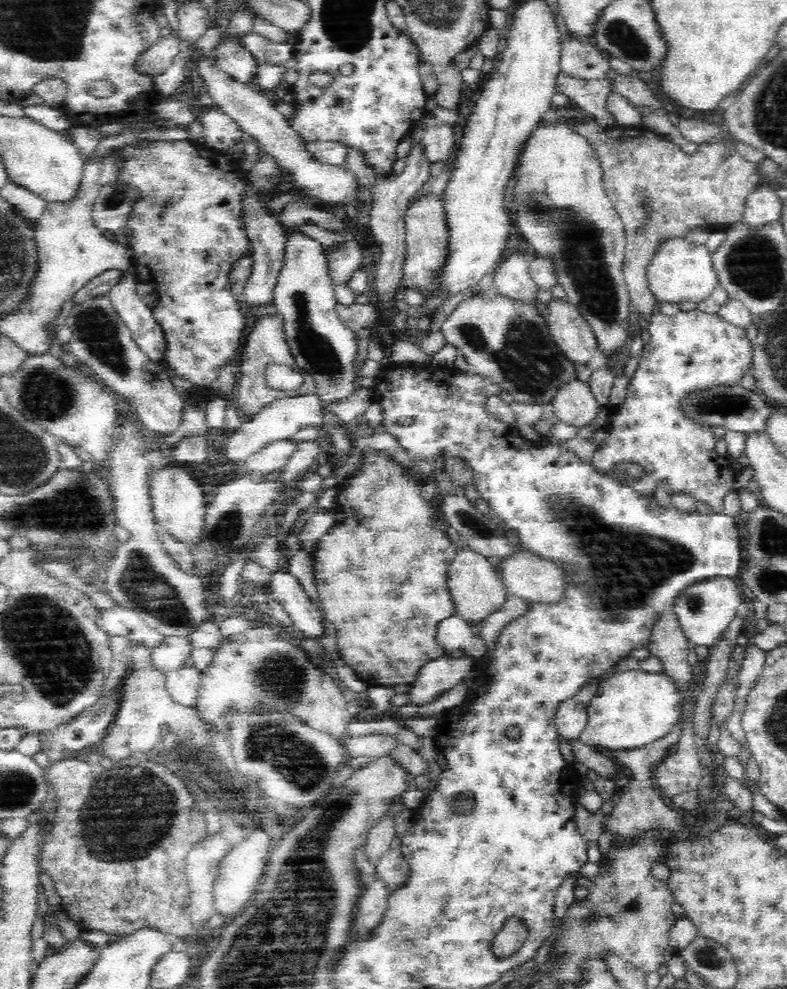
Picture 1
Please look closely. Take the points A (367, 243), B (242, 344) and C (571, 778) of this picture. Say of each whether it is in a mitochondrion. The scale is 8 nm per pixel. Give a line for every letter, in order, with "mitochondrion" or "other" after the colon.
A: other
B: other
C: other

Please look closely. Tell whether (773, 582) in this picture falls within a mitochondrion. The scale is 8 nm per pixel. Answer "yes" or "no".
yes

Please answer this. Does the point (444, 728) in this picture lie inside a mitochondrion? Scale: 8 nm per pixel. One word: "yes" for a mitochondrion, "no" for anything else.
no

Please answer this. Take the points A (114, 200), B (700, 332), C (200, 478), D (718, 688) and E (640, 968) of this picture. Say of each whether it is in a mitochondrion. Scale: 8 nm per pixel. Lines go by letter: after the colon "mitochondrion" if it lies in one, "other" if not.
A: mitochondrion
B: other
C: other
D: other
E: other

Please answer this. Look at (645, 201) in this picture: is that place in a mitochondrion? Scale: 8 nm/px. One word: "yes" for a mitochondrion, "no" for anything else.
yes

